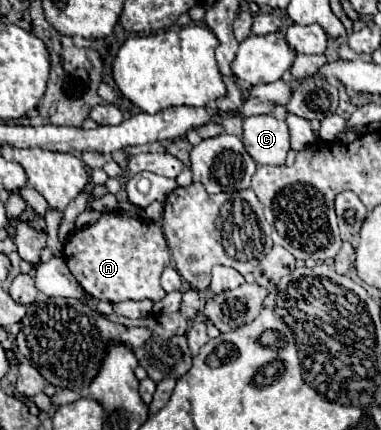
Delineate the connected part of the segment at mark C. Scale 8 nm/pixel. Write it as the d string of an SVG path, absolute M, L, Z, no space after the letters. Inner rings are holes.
M273 116L243 118L243 144L257 164L285 164L289 150L287 124Z

